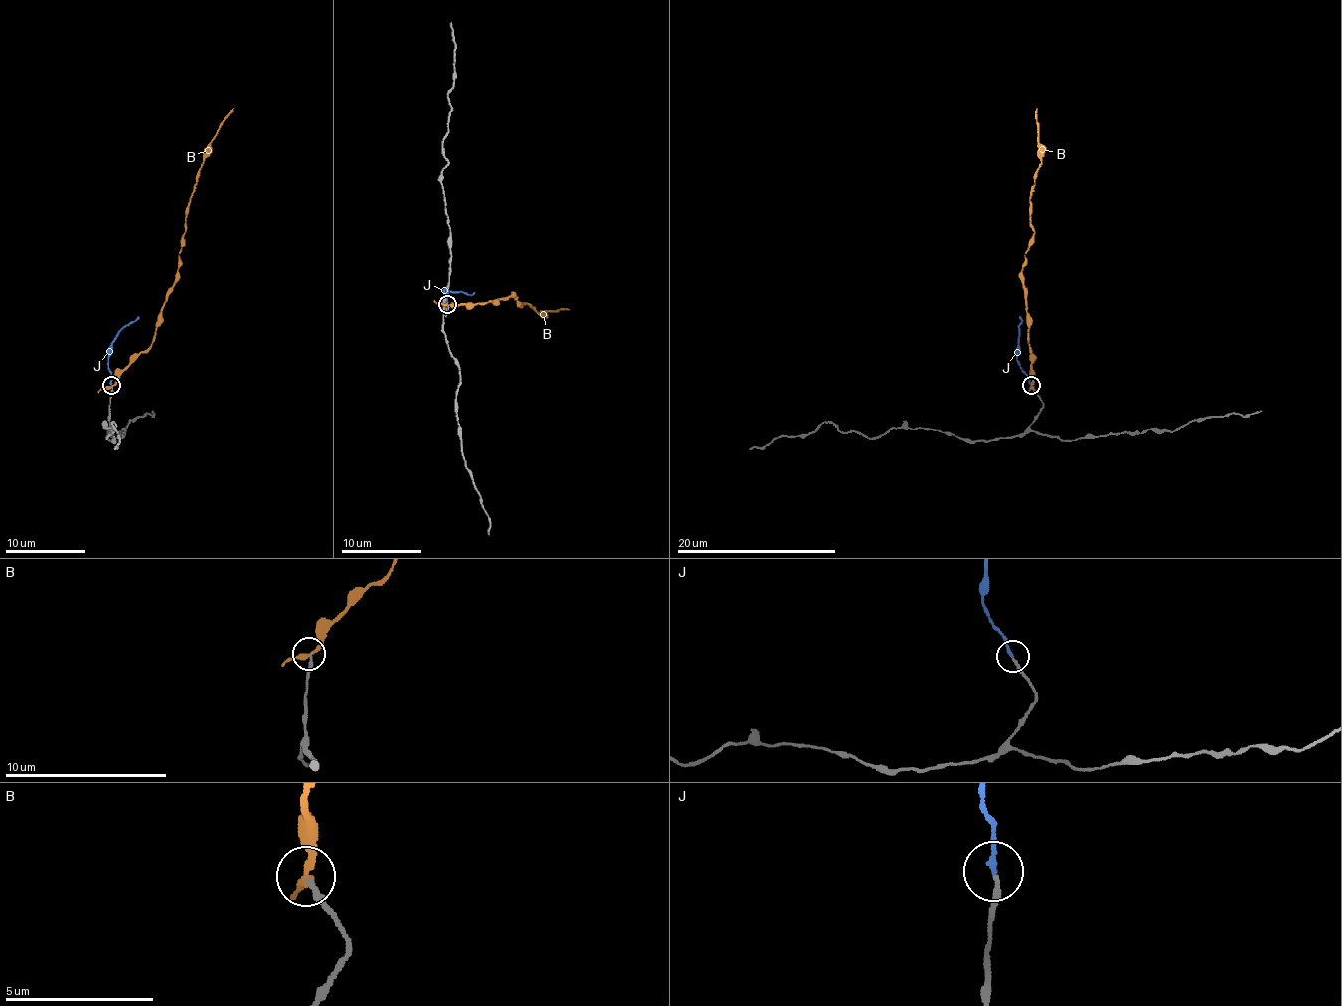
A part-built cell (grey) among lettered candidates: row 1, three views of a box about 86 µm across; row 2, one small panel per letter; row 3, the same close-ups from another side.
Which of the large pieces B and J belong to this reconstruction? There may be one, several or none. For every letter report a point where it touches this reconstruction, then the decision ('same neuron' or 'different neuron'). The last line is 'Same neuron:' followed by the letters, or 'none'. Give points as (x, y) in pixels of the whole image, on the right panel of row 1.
B: contact (1031, 386); different neuron
J: contact (1031, 385); same neuron
Same neuron: J

